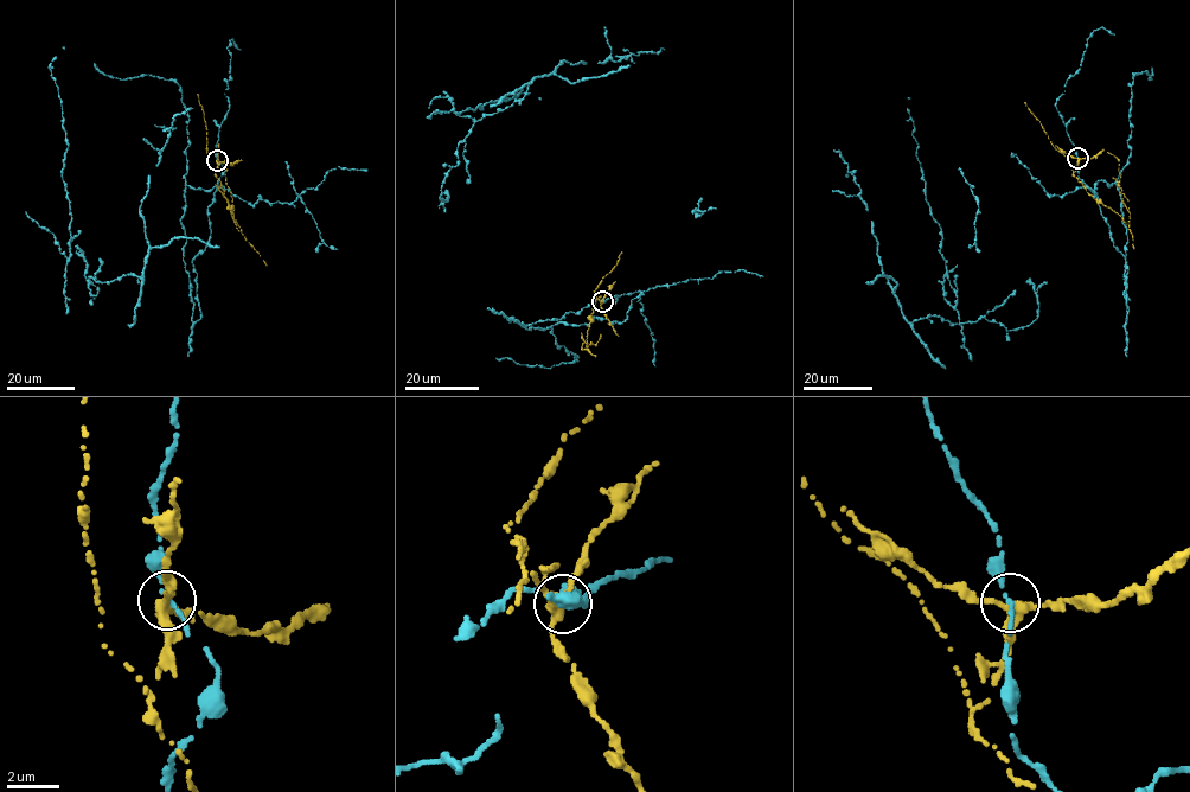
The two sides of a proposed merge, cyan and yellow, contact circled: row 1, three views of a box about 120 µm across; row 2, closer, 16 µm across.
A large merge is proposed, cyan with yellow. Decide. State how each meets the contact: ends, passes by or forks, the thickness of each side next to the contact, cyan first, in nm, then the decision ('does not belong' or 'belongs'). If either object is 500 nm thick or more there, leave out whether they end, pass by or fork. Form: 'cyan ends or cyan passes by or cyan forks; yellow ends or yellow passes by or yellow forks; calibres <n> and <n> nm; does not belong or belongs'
cyan passes by; yellow forks; calibres 160 and 320 nm; does not belong

